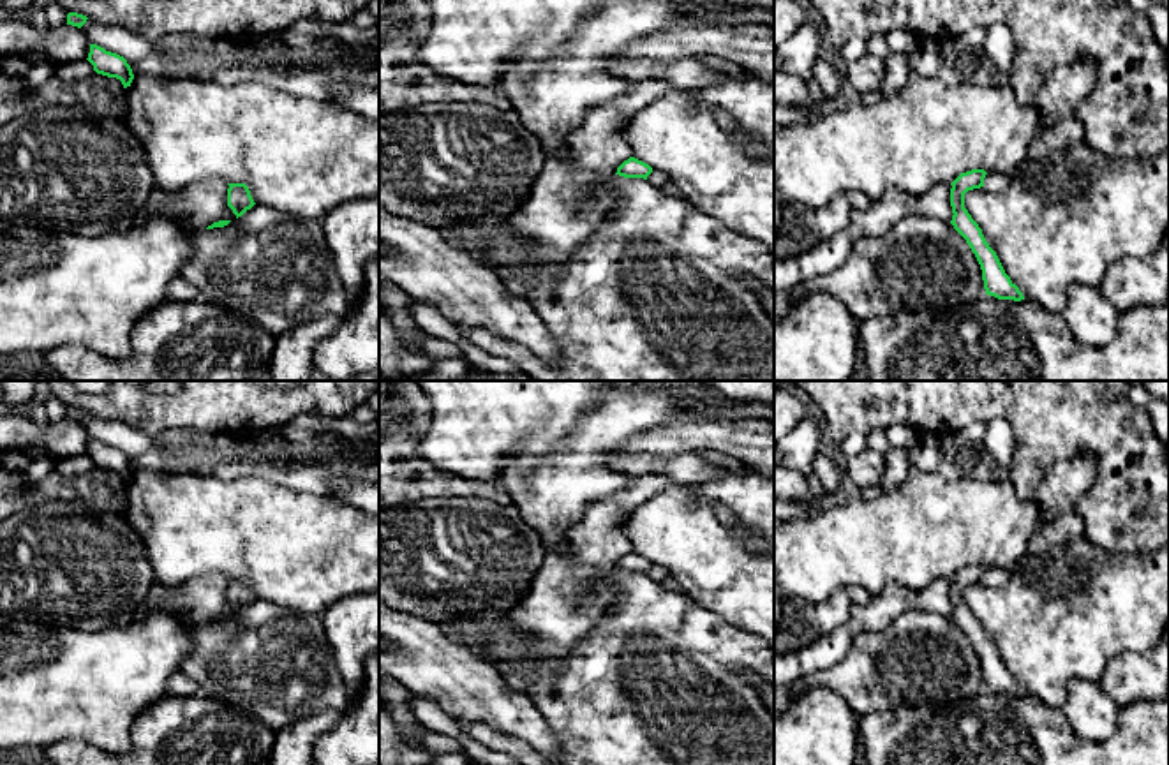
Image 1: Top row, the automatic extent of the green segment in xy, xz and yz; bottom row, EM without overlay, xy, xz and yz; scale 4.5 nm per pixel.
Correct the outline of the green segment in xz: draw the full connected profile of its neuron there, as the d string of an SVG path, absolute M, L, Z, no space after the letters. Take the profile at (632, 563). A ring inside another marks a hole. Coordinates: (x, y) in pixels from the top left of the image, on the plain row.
M629 552L628 555L624 555L619 562L617 568L619 571L624 573L644 573L647 575L647 571L652 568L652 562L635 552Z

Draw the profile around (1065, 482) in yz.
M1079 453L1074 458L1054 460L1033 501L1042 508L1046 520L1076 511L1081 497L1095 485L1097 460L1090 453Z

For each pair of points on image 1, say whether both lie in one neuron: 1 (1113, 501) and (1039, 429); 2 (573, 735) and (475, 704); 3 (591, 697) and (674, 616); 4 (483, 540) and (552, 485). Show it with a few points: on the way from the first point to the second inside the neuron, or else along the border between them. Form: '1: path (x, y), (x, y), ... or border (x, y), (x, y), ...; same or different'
1: path (1109, 473), (1109, 460), (1078, 429), (1067, 429); same
2: border (526, 695), (543, 718), (558, 746); different
3: path (614, 674), (630, 658), (640, 635), (651, 631); same
4: border (512, 503), (536, 531), (543, 545); different

